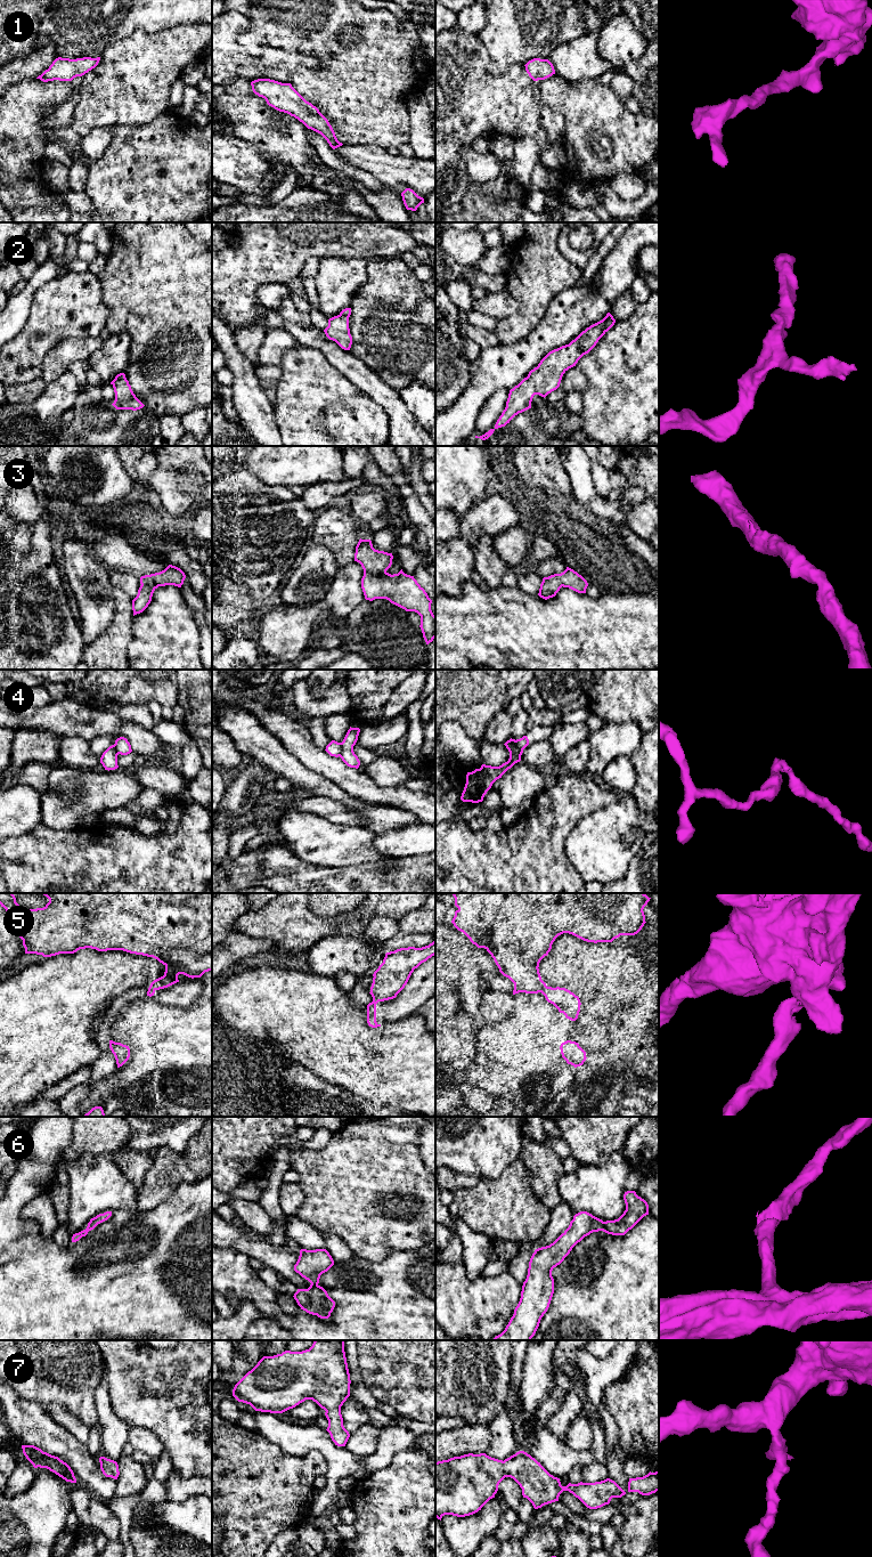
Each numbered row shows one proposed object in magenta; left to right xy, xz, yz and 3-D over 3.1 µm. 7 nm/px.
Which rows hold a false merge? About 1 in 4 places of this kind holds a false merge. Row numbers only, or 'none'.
4, 5

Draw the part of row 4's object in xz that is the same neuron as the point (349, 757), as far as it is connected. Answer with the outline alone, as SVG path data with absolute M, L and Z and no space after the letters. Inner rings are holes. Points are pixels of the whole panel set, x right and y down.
M351 728L348 730L344 739L341 744L341 755L340 757L342 761L350 768L358 769L360 765L360 761L358 756L353 752L353 746L356 745L358 740L360 729L359 728Z

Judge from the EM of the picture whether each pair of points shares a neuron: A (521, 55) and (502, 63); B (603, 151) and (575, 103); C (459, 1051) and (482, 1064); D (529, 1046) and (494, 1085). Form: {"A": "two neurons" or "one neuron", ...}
{"A": "one neuron", "B": "one neuron", "C": "two neurons", "D": "one neuron"}

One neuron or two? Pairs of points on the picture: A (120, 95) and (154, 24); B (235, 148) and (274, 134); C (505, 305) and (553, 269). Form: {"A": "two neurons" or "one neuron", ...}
{"A": "two neurons", "B": "two neurons", "C": "two neurons"}

